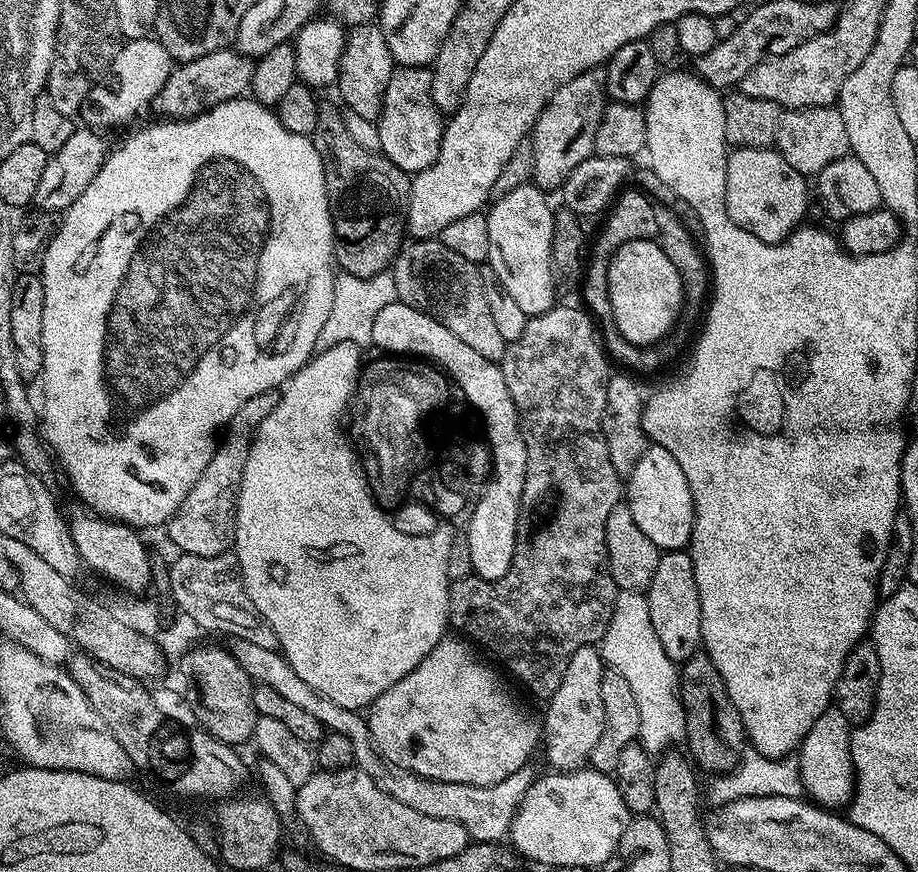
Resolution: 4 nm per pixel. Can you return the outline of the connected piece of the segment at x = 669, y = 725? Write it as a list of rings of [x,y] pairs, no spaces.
[[[617,591],[610,626],[598,647],[607,667],[622,674],[622,678],[630,682],[630,690],[634,690],[640,711],[639,741],[649,754],[668,750],[663,748],[670,747],[672,739],[684,736],[684,707],[680,701],[677,665],[666,658],[662,642],[658,642],[658,634],[654,634],[645,593]]]

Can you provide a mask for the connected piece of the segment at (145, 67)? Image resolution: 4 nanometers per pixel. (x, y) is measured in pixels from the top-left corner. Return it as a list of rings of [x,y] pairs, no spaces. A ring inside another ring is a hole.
[[[145,38],[127,41],[118,58],[114,58],[110,70],[92,88],[90,103],[86,108],[86,112],[89,112],[87,123],[93,129],[100,130],[111,124],[124,124],[134,119],[147,104],[149,107],[155,101],[173,67],[172,57],[159,40]]]

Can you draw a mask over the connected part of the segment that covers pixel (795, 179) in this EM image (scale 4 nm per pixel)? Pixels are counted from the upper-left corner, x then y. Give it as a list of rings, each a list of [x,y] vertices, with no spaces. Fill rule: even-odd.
[[[733,147],[726,156],[724,205],[739,228],[767,244],[781,244],[805,223],[810,184],[775,147]]]

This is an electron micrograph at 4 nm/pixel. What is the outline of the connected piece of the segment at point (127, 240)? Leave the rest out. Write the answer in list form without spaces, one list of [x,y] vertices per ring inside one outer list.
[[[251,98],[228,100],[217,106],[217,108],[211,108],[209,112],[203,112],[201,116],[194,116],[190,120],[160,123],[164,124],[152,124],[149,128],[144,128],[141,132],[126,137],[121,148],[113,147],[109,151],[104,158],[103,166],[100,167],[98,174],[90,182],[90,186],[86,186],[86,190],[82,190],[80,197],[63,213],[56,230],[56,237],[50,242],[50,246],[46,250],[44,265],[38,273],[40,281],[44,284],[44,293],[46,294],[46,306],[42,309],[44,405],[39,405],[38,408],[38,424],[42,429],[42,439],[45,445],[54,453],[59,467],[60,464],[64,467],[64,472],[68,475],[73,490],[85,500],[83,503],[93,513],[121,524],[127,524],[137,530],[156,528],[159,524],[160,527],[167,525],[178,510],[178,506],[182,506],[186,494],[190,494],[190,490],[196,479],[202,474],[202,470],[206,470],[214,451],[214,445],[218,440],[218,433],[227,425],[228,421],[234,418],[234,414],[238,414],[238,410],[242,406],[246,406],[246,402],[250,402],[250,398],[254,398],[263,392],[279,389],[281,385],[291,380],[292,375],[300,367],[312,359],[316,352],[318,334],[322,334],[322,326],[326,326],[326,318],[330,318],[330,306],[334,302],[334,282],[336,281],[334,271],[332,272],[332,268],[334,269],[332,211],[328,205],[324,163],[309,137],[299,136],[290,130],[286,130],[271,107],[257,104]]]

